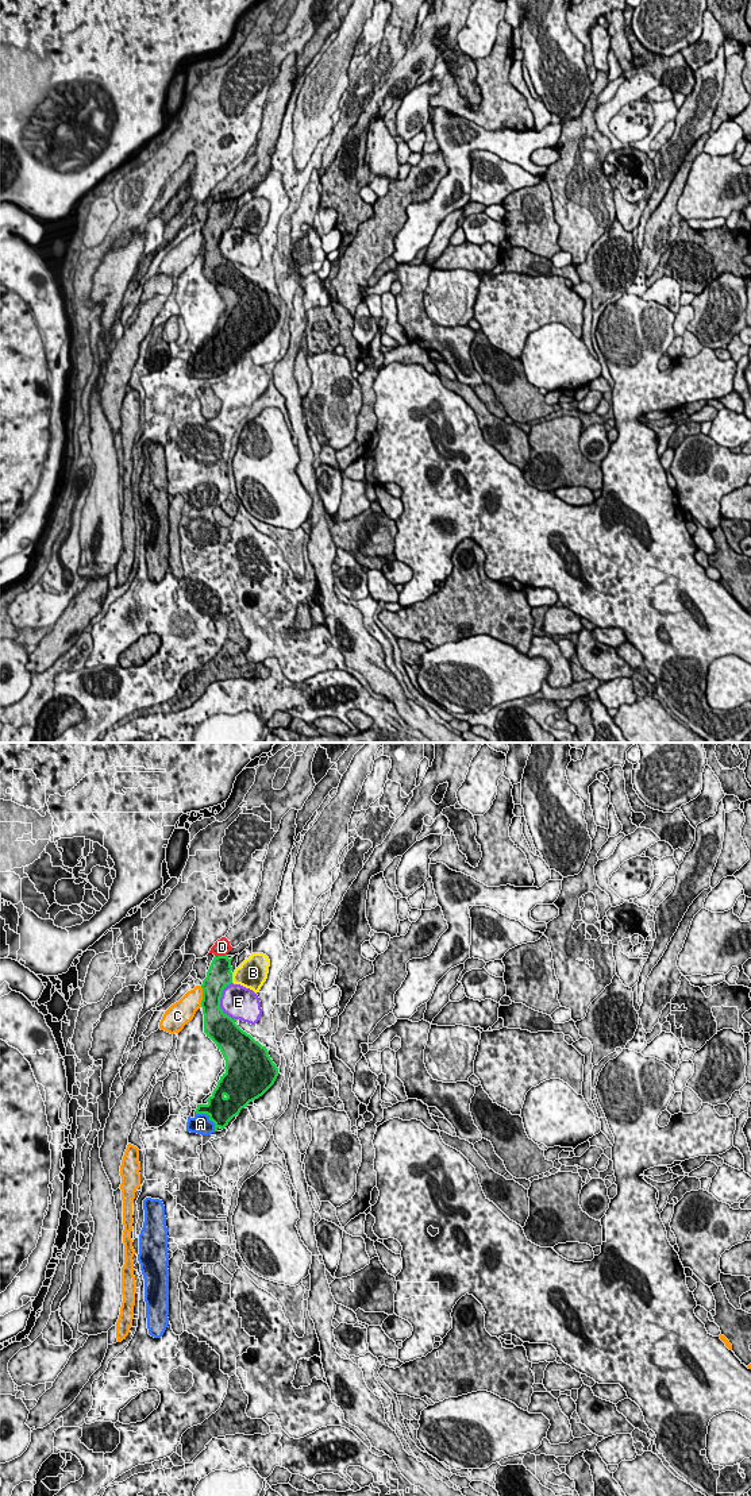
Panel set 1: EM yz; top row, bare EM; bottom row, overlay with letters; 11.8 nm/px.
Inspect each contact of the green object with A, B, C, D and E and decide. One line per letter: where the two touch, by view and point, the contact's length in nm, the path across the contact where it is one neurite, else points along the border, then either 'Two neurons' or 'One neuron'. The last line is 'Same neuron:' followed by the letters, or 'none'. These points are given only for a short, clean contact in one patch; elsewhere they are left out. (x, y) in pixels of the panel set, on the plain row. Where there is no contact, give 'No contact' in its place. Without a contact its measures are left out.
A: Touches green at yz (210, 361). Shared border 340 nm. One neuron
B: Touches green at yz (231, 223). Shared border 100 nm. Two neurons
C: Touches green at yz (203, 241). Shared border 260 nm. Two neurons
D: Touches green at yz (220, 200). Shared border 150 nm. Two neurons
E: Touches green at yz (219, 246). Shared border 460 nm. Two neurons
Same neuron: A

